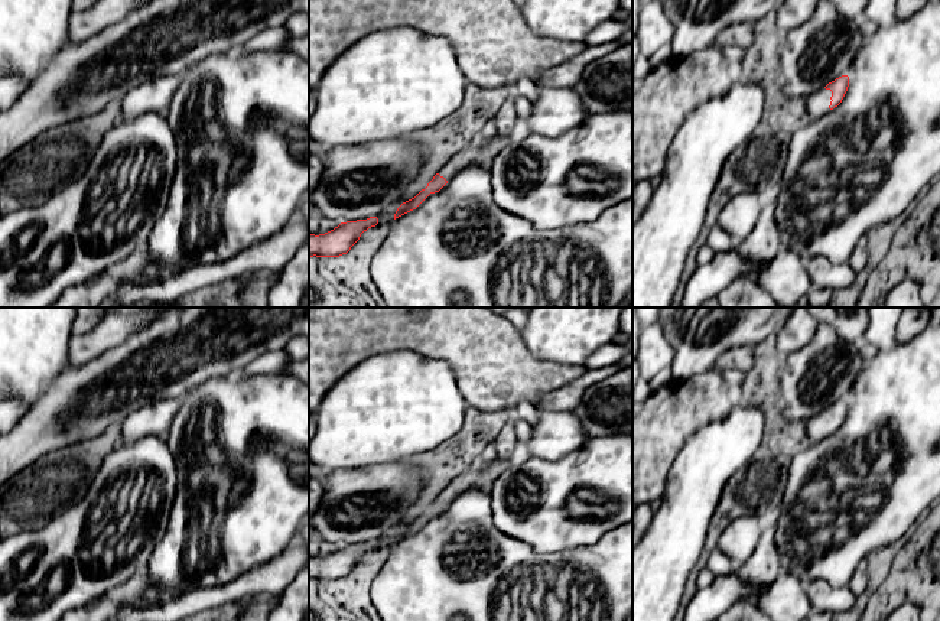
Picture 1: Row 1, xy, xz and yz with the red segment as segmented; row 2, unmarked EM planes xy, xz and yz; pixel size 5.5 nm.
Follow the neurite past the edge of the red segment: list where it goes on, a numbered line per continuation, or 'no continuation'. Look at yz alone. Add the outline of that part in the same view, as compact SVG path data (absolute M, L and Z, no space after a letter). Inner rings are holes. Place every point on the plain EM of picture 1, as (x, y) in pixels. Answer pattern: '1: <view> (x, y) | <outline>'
1: yz (817, 428) | M822 412L806 422L807 433L811 442L819 442L830 433L829 432L832 425L830 420L832 420L832 414Z

